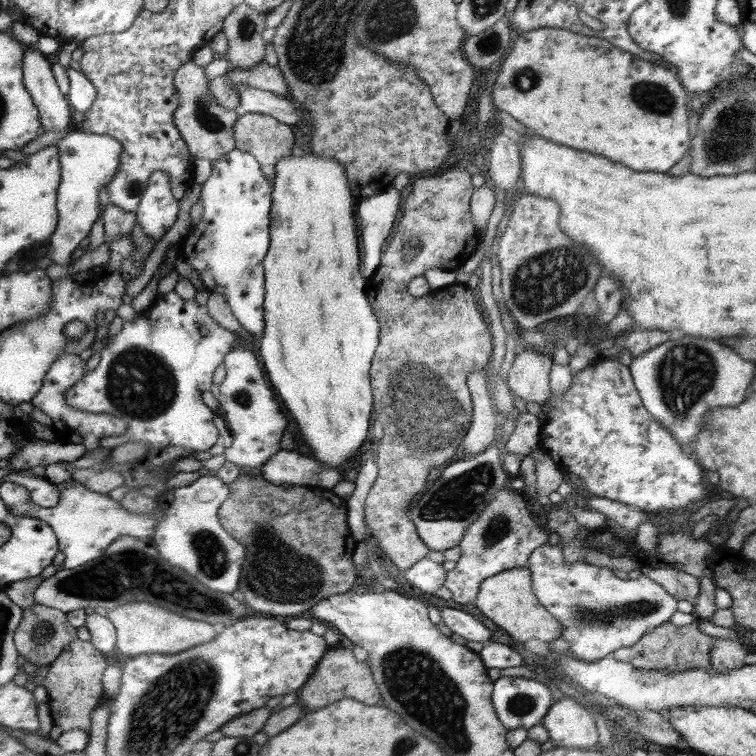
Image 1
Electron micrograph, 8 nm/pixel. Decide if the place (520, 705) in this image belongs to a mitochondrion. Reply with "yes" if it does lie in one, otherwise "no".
yes

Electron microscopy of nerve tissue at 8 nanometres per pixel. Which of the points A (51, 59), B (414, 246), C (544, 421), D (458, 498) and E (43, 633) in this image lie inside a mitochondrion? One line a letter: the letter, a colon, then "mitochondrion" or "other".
A: other
B: mitochondrion
C: other
D: mitochondrion
E: mitochondrion

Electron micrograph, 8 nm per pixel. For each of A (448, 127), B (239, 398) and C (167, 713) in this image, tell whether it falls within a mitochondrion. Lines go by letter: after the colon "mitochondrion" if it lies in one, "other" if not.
A: other
B: mitochondrion
C: mitochondrion

